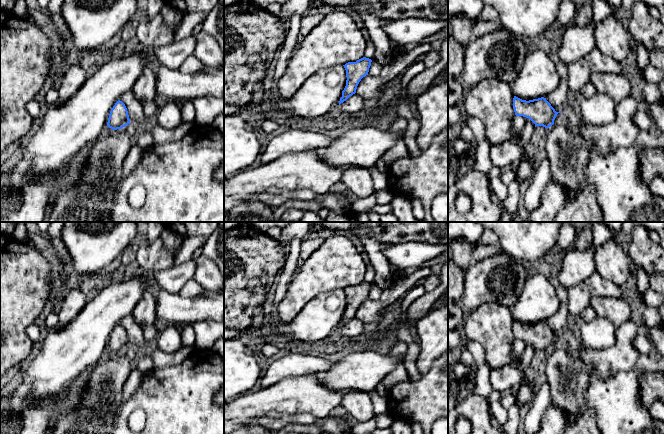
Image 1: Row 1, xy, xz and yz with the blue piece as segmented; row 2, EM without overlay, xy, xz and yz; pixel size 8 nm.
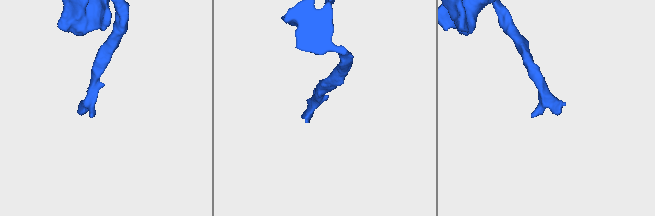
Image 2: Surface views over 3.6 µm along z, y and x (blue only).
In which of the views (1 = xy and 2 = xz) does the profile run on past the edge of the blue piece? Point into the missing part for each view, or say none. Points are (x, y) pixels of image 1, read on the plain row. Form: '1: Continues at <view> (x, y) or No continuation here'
1: No continuation here
2: No continuation here

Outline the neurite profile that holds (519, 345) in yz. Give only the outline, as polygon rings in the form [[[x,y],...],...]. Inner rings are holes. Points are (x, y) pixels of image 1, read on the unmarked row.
[[[515,340],[512,348],[512,352],[515,356],[519,357],[523,350],[525,349],[527,345],[526,341],[523,340]]]

